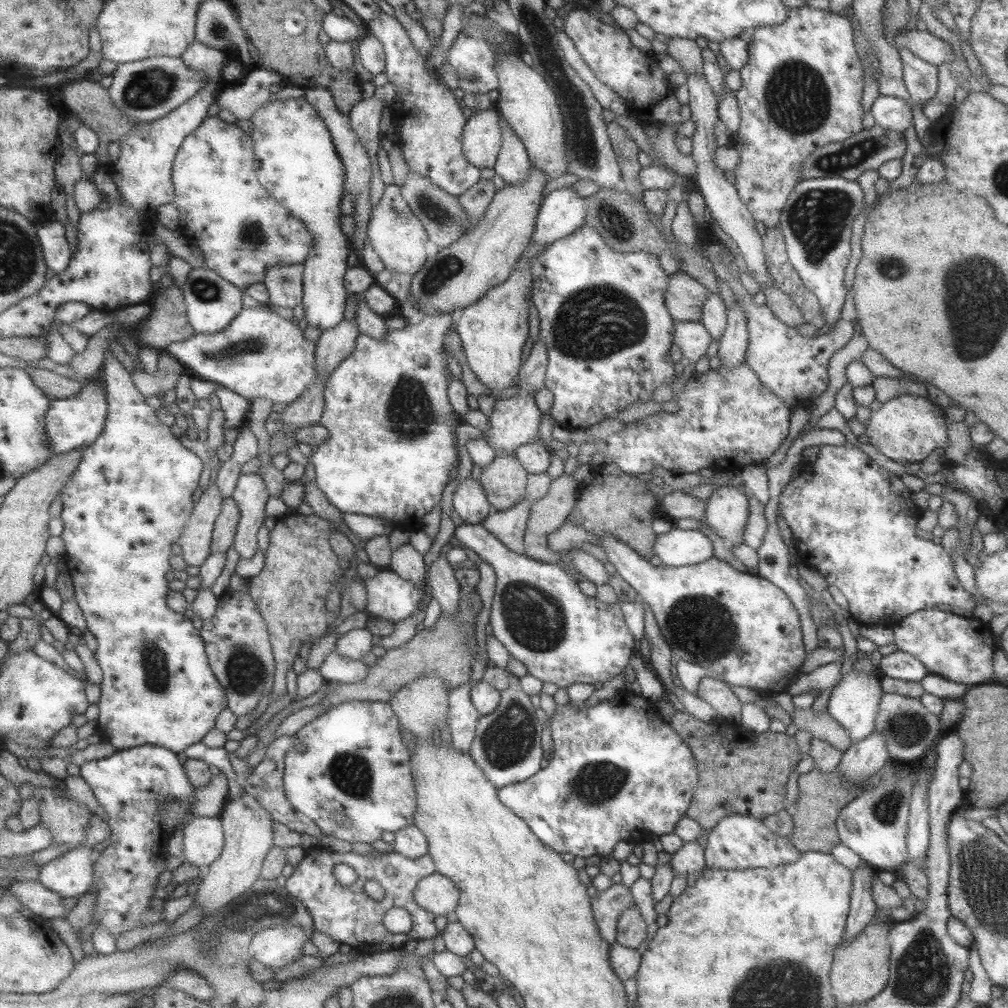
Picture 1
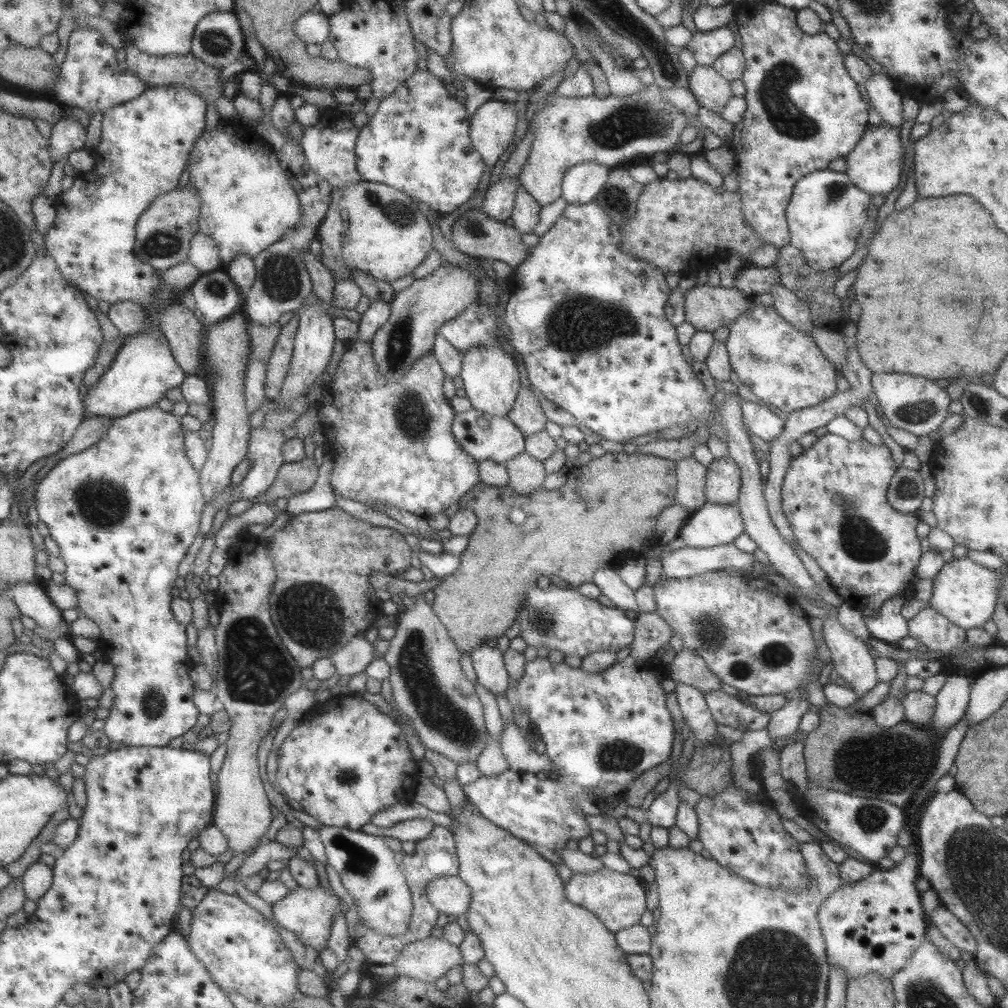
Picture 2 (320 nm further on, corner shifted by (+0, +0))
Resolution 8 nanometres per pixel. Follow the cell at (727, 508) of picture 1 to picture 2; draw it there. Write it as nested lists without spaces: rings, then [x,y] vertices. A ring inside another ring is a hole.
[[[727,455],[706,466],[704,495],[706,502],[718,505],[735,503],[740,489],[739,465]]]

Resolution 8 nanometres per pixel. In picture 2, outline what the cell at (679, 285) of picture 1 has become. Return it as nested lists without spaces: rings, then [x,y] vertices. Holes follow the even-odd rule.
[[[695,285],[684,294],[685,322],[696,331],[712,333],[739,318],[754,304],[752,299],[735,287]]]

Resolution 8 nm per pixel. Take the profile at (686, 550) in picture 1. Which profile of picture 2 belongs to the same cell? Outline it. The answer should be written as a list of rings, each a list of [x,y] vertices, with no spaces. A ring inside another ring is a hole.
[[[706,502],[689,515],[677,536],[684,540],[686,546],[703,548],[733,543],[742,532],[744,532],[744,524],[736,502],[728,505]]]

